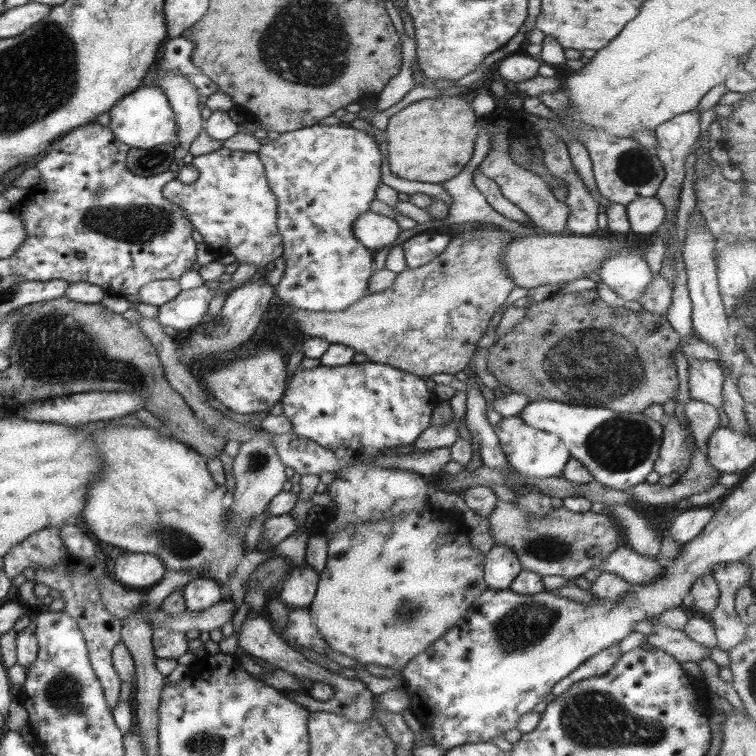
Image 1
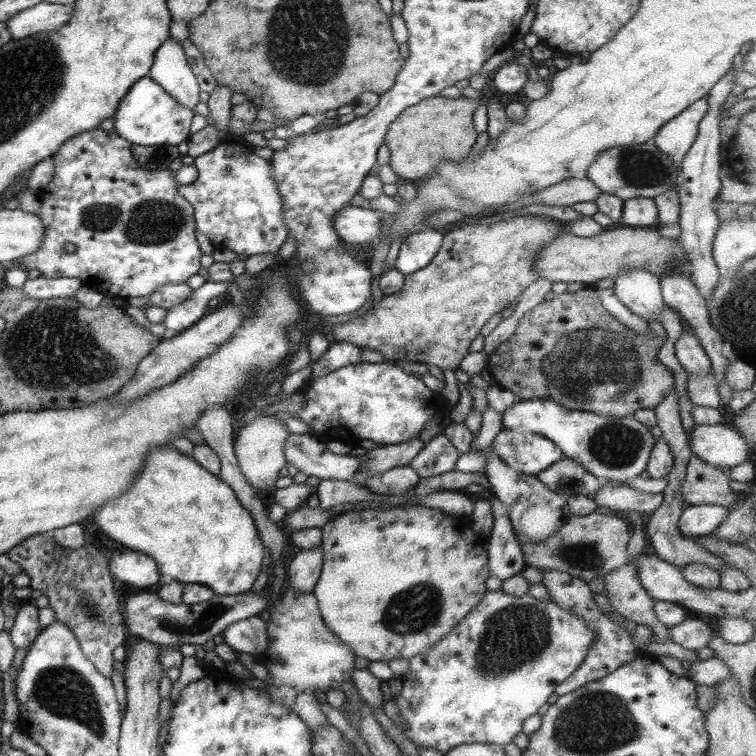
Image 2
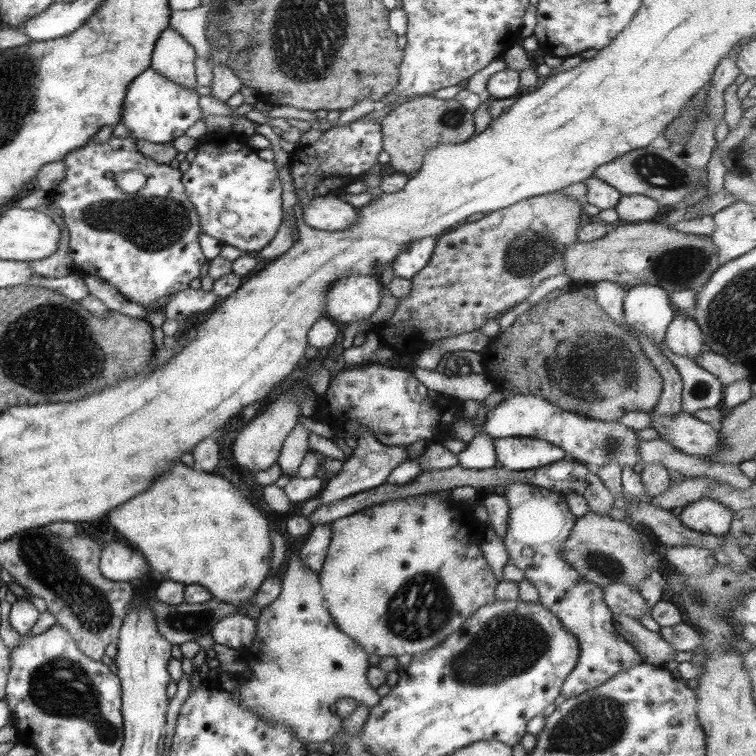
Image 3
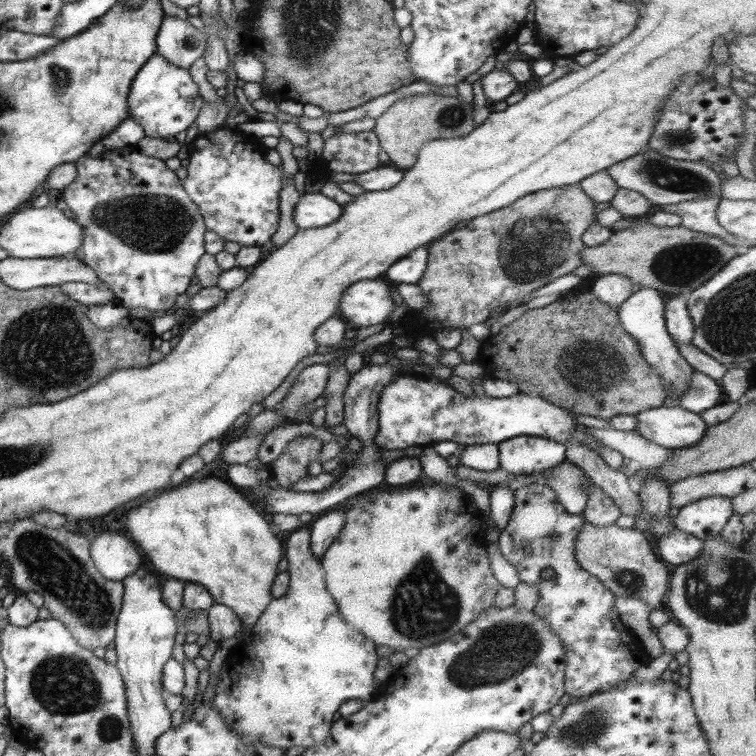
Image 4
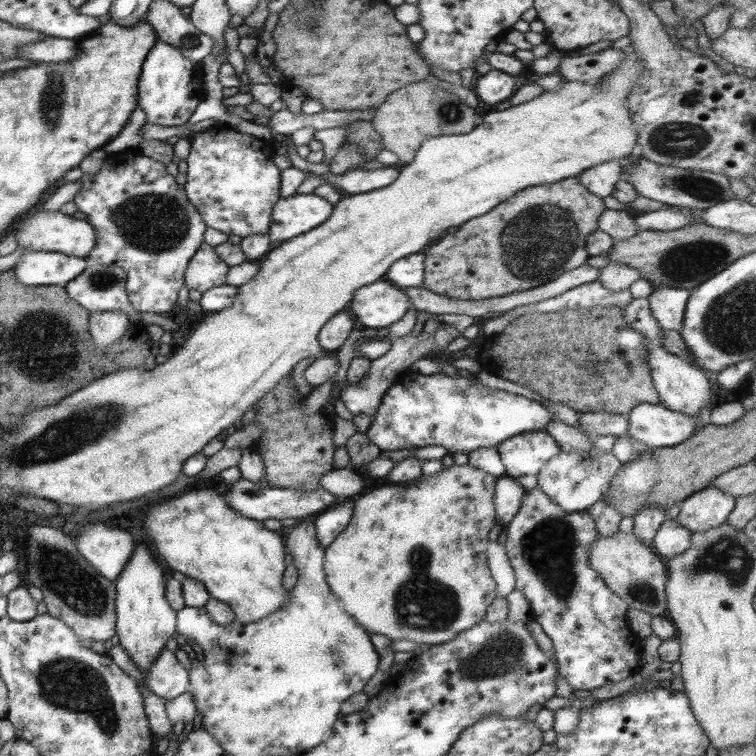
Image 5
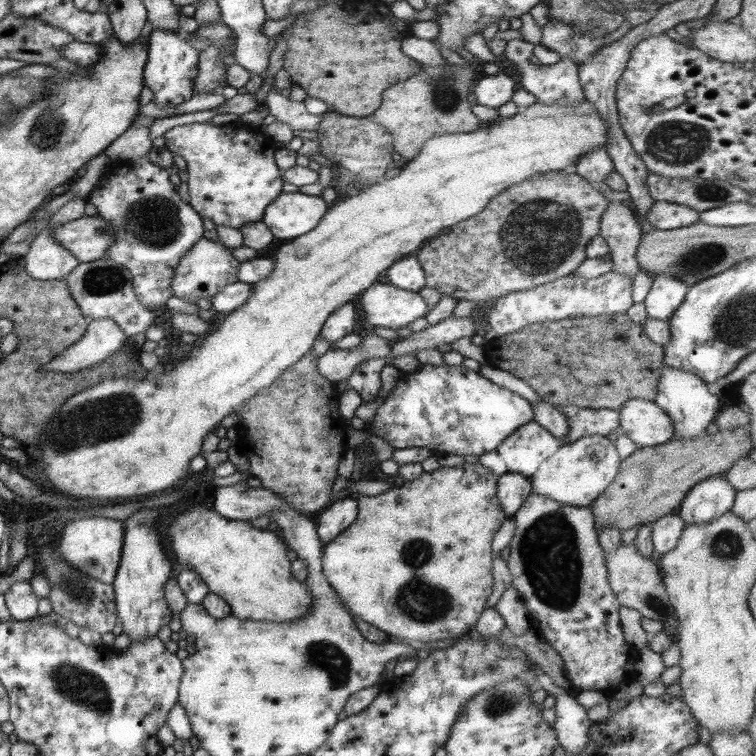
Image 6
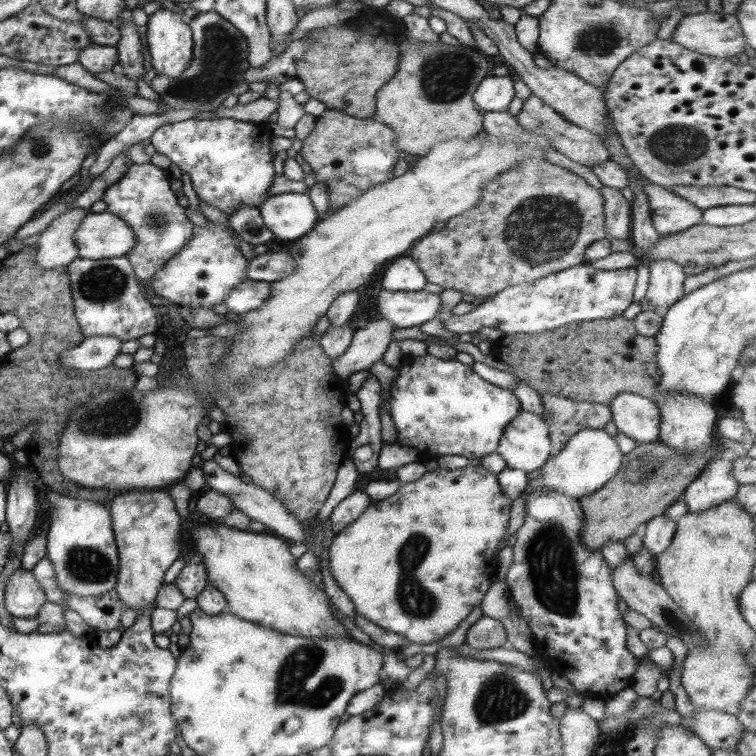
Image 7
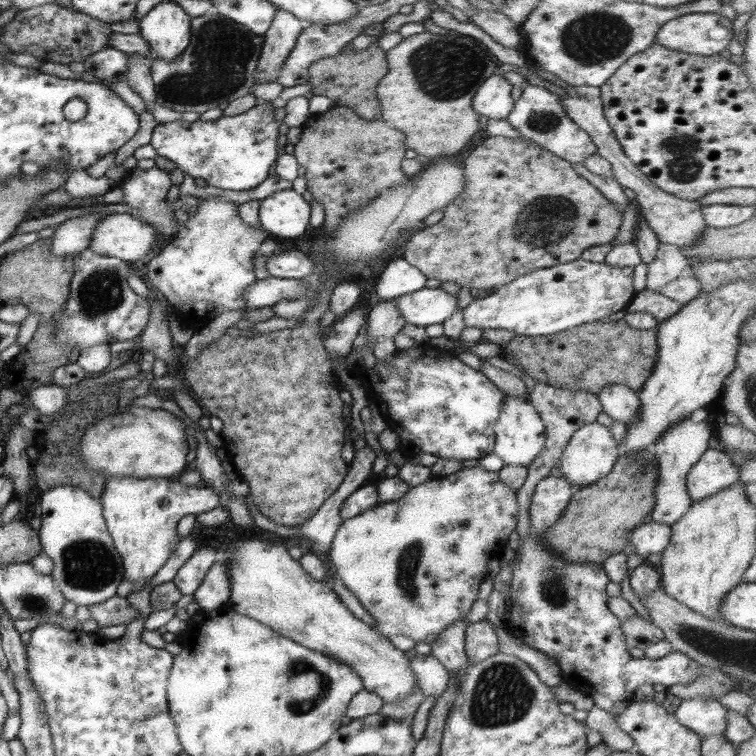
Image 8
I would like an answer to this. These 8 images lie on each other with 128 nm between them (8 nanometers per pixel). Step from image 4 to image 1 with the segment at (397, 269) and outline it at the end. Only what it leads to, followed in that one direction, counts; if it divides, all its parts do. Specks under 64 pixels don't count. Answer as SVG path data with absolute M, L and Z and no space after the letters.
M435 231L419 232L402 242L405 265L407 269L415 269L427 265L427 262L437 258L451 236Z

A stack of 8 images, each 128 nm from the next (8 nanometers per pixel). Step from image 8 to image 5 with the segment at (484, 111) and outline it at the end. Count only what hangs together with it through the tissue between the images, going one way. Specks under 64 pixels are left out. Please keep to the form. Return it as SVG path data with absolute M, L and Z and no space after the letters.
M491 69L476 78L476 84L472 89L481 102L496 105L497 102L508 100L513 94L513 88L513 76Z

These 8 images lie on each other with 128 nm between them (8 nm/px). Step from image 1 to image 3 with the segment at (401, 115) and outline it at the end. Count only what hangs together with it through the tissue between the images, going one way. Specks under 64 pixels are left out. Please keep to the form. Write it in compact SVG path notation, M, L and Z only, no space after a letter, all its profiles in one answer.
M425 95L415 97L405 102L396 104L388 113L381 119L381 135L382 135L382 150L389 155L389 166L397 173L407 176L414 175L419 172L423 157L431 148L439 144L461 144L467 142L474 134L474 125L472 113L465 110L459 102L453 99L438 99L433 95Z

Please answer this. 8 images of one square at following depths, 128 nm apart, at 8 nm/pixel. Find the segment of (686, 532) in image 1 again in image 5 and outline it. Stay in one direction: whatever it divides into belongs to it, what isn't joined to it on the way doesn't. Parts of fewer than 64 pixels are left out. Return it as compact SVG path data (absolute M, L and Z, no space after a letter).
M710 484L684 498L675 520L691 533L703 532L719 526L733 507L733 496Z

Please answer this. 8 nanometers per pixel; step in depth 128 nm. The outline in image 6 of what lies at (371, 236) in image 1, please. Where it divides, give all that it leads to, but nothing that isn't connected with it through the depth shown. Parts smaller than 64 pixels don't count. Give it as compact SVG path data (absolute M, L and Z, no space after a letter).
M282 193L267 204L261 221L274 238L296 239L313 230L328 207L318 196Z

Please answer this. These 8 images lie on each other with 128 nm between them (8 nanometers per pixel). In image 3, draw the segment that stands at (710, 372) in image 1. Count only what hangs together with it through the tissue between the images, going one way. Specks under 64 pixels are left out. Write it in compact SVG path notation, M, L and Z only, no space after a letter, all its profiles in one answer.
M675 312L665 331L664 343L671 352L694 358L704 350L702 330L683 313Z

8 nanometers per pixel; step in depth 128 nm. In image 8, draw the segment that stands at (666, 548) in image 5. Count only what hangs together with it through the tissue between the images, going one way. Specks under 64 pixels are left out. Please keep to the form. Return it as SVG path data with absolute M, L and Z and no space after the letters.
M650 521L636 525L628 536L628 546L645 560L648 554L661 554L666 549L670 539L670 526Z

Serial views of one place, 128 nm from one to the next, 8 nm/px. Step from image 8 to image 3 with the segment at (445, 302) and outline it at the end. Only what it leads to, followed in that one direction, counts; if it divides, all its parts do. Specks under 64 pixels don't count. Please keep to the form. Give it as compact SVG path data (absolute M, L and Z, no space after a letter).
M360 275L332 282L326 290L326 317L349 323L368 318L379 306L379 286L375 277Z

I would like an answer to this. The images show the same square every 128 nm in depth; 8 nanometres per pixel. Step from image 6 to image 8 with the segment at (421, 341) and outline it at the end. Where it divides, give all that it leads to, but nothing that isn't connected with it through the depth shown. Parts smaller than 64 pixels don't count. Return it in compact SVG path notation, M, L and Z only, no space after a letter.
M581 258L565 264L555 264L551 268L537 268L527 276L514 278L489 295L473 299L462 309L462 319L465 326L474 326L480 329L501 328L512 330L515 335L529 335L543 337L562 330L573 330L574 326L598 321L614 312L623 310L636 294L632 287L633 268L607 266L605 263L591 263Z

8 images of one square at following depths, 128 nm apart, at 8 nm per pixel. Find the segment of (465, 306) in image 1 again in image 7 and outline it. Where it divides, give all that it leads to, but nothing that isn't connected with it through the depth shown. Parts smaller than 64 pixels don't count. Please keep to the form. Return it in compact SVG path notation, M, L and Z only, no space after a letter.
M527 158L527 160L521 160L515 168L503 170L503 172L500 172L500 174L497 174L491 180L485 181L485 184L481 186L481 196L479 196L479 200L477 200L477 204L473 208L469 208L461 214L448 218L438 231L429 231L428 234L415 239L415 242L412 242L411 248L407 252L407 256L417 265L426 282L438 284L443 289L459 291L461 294L472 294L475 298L485 298L497 294L497 292L508 286L530 283L538 278L547 276L547 274L555 274L555 272L565 270L565 268L579 266L579 264L585 263L584 250L592 242L605 238L607 238L607 233L605 230L603 197L601 197L599 190L589 186L588 182L585 182L580 176L559 168L559 166L539 160L539 158Z

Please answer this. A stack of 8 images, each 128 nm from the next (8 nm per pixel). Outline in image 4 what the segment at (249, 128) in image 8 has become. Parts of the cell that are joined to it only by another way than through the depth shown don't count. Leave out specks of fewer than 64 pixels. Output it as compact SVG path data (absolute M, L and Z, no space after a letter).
M225 126L223 130L199 134L184 149L189 164L187 164L187 176L183 180L182 188L187 197L197 206L206 230L214 231L224 241L237 242L240 246L265 247L277 230L280 217L278 194L282 188L282 176L279 166L272 166L263 157L266 150L255 142L247 144L245 138L241 138L239 134L235 134Z

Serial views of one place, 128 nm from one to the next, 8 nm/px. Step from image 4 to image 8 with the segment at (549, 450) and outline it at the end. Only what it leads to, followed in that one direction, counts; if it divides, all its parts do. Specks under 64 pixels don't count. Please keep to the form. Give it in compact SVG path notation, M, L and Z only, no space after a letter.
M504 394L501 411L494 427L494 447L492 453L503 460L504 465L526 466L541 450L544 441L544 428L537 411L529 402L523 402L513 395Z

